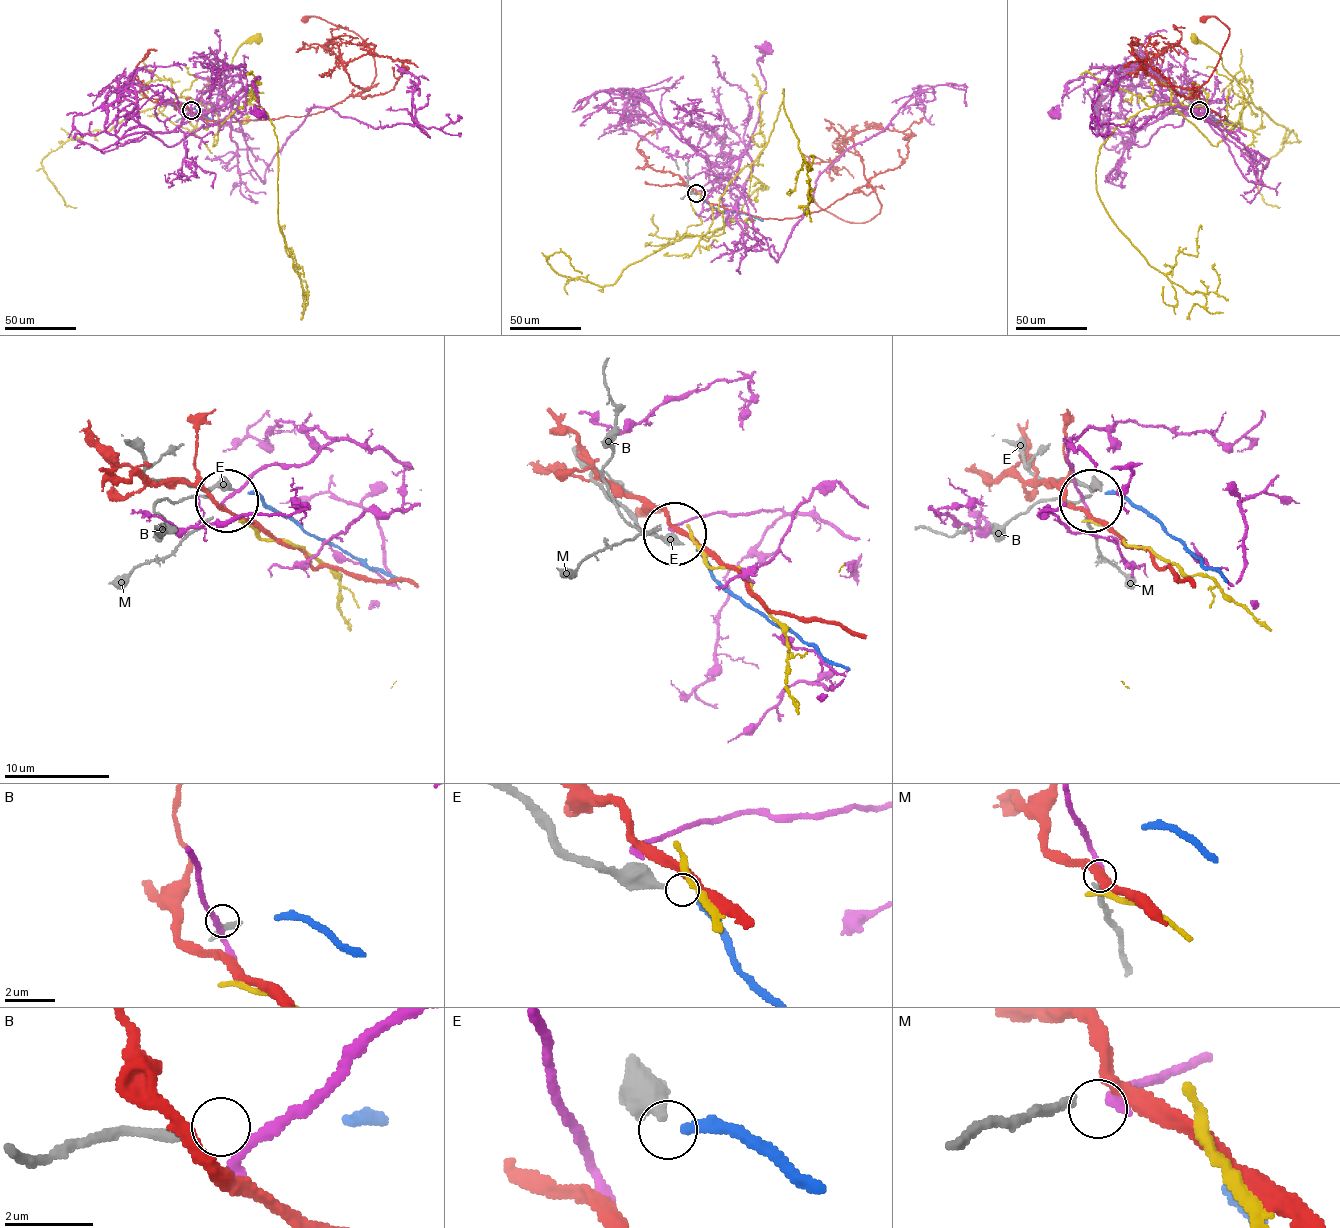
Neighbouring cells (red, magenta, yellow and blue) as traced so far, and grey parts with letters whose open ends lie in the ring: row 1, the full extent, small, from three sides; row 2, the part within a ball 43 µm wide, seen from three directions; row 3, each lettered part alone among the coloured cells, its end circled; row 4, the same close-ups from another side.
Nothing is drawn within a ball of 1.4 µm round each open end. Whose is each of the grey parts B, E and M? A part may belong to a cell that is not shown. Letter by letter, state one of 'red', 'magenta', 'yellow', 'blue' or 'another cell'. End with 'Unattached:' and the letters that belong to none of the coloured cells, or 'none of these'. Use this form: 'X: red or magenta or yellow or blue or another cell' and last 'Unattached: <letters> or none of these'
B: another cell
E: blue
M: magenta
Unattached: B

